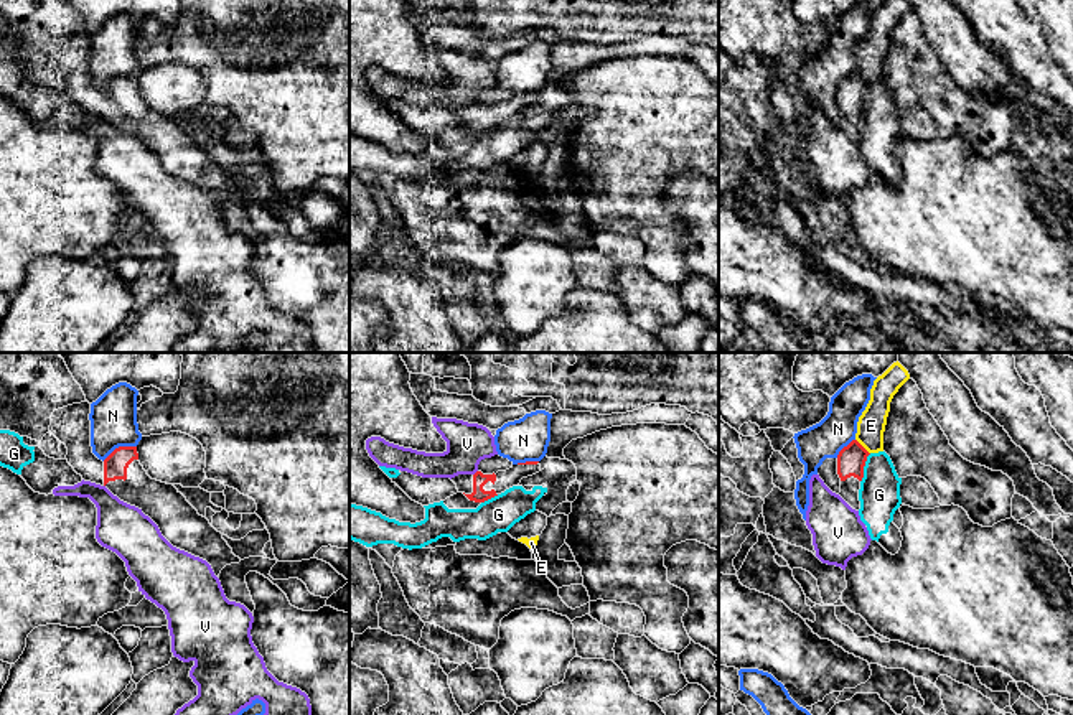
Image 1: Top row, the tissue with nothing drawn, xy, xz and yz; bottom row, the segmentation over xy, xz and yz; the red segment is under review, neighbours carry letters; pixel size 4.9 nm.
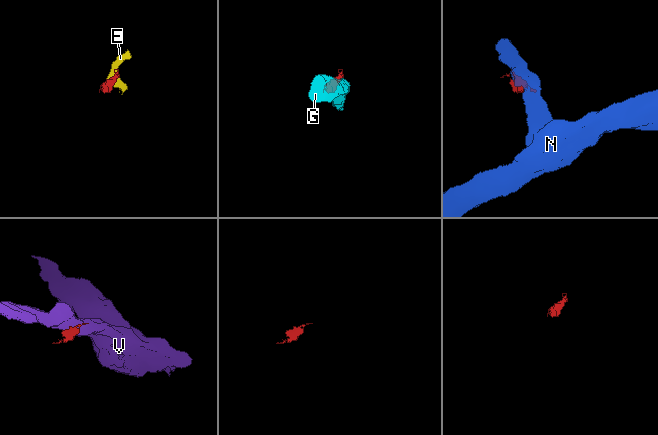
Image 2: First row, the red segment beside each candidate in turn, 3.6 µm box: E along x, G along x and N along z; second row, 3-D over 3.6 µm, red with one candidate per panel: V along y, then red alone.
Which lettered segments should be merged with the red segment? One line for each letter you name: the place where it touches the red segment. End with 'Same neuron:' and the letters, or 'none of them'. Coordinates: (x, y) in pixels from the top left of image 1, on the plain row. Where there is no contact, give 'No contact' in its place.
Same neuron: none of them

